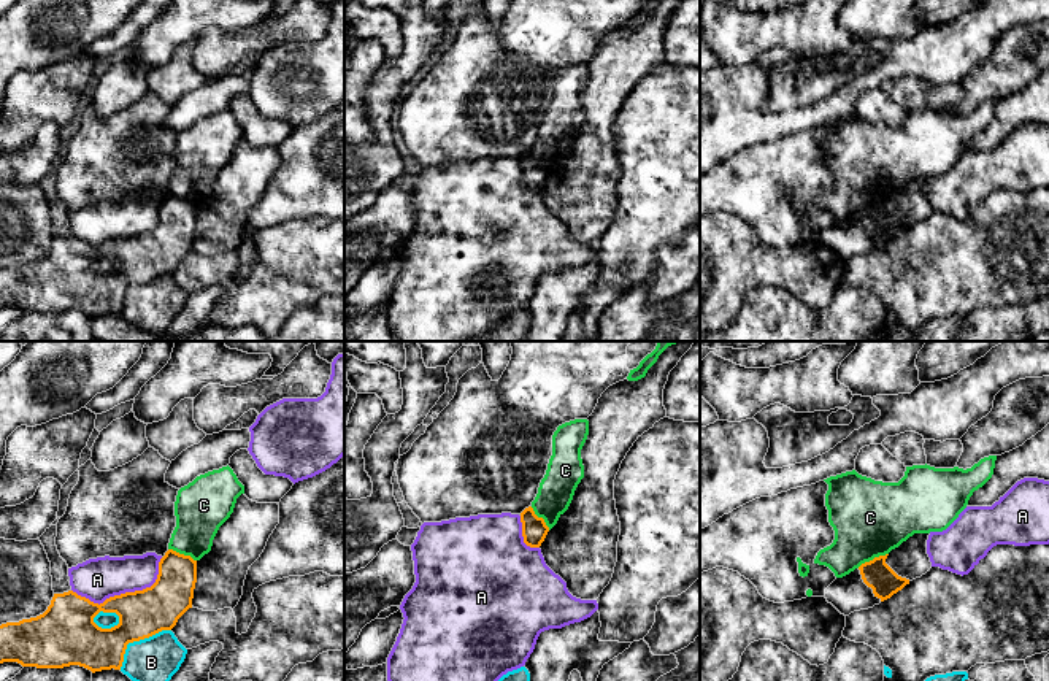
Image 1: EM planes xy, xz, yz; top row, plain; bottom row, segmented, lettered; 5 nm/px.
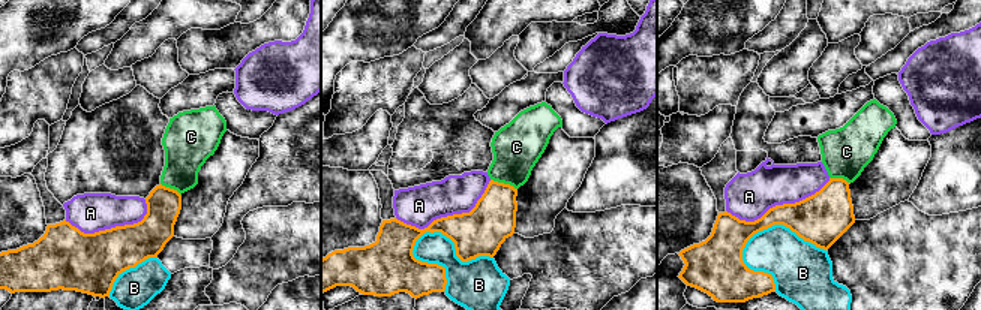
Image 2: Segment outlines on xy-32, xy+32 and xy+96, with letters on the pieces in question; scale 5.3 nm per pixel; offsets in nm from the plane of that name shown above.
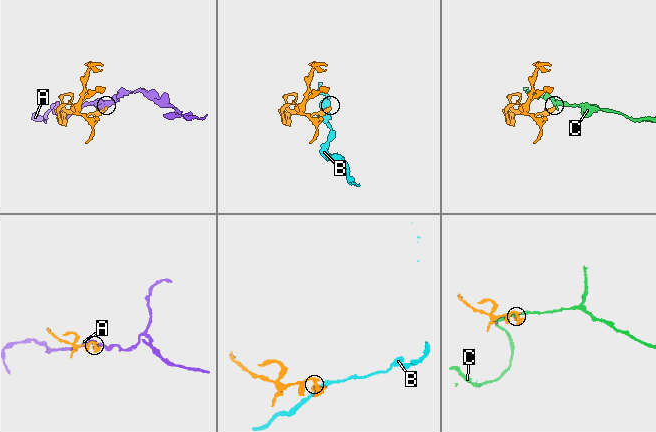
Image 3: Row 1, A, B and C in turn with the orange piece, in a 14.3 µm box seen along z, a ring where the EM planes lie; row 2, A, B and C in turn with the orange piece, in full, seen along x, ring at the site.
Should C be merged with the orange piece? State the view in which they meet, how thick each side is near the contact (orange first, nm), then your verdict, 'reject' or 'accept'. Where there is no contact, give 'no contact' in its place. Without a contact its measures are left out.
contact in yz; calibres 150 and 380 nm; reject

